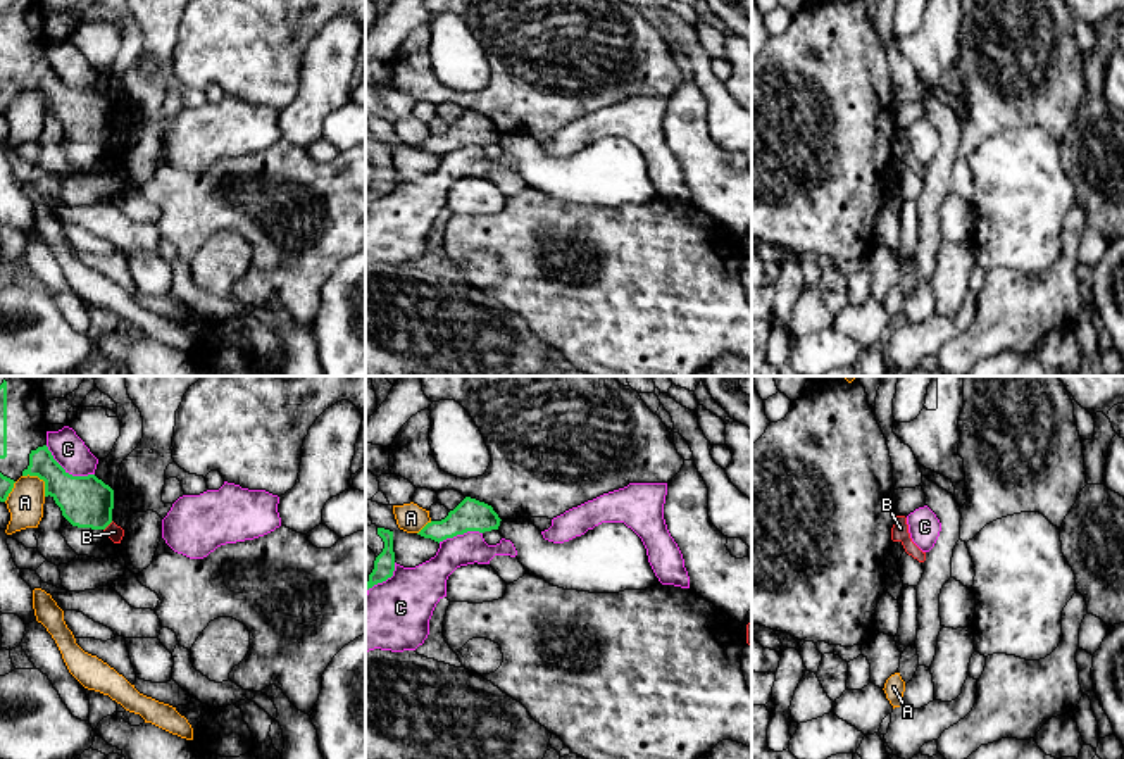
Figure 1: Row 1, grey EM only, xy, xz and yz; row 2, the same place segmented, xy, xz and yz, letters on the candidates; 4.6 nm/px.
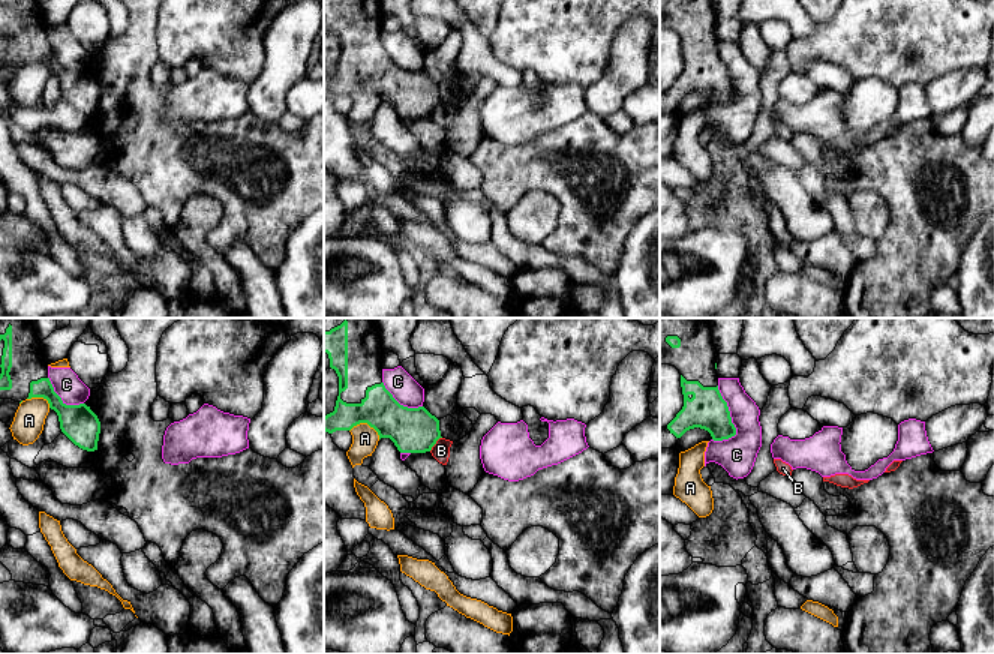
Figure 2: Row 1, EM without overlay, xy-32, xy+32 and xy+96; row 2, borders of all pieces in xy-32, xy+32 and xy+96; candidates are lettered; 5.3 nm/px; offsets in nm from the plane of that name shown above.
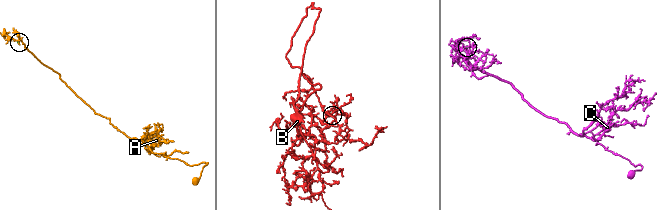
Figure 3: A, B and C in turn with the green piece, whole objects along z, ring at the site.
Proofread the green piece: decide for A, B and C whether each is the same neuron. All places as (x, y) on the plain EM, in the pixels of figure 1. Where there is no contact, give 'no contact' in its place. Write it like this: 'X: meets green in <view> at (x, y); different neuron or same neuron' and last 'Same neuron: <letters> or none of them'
A: meets green in xy at (40, 92); different neuron
B: meets green in xy at (107, 138); different neuron
C: meets green in xy at (68, 87); different neuron
Same neuron: none of them

